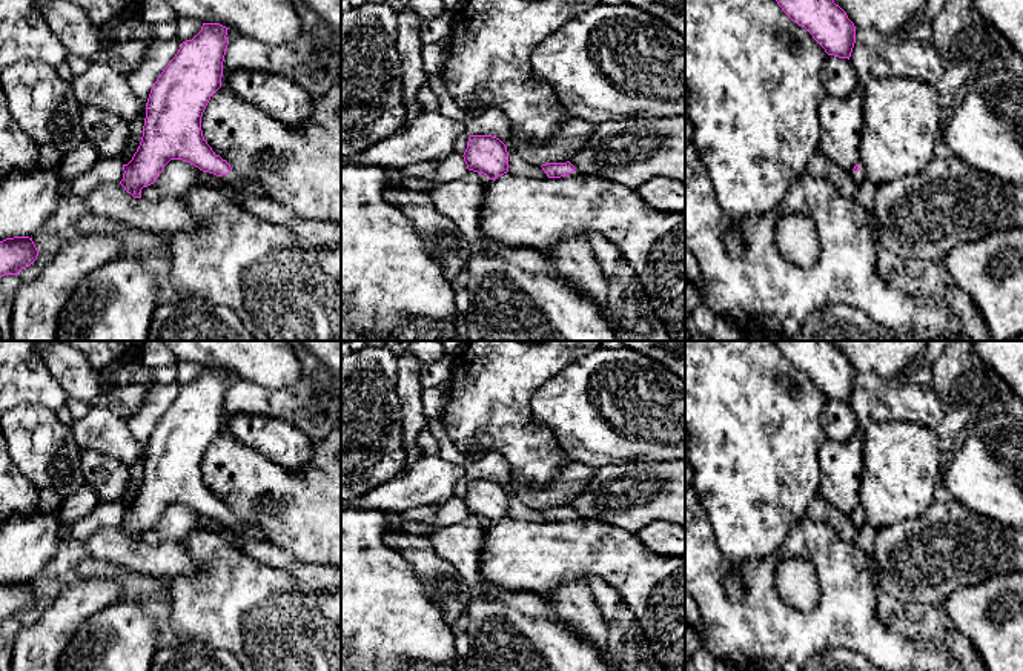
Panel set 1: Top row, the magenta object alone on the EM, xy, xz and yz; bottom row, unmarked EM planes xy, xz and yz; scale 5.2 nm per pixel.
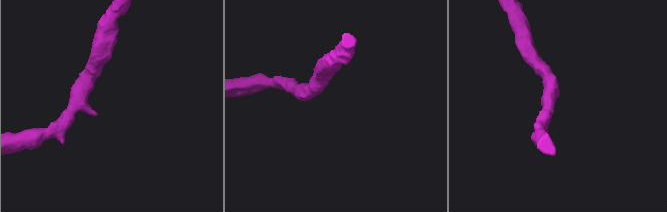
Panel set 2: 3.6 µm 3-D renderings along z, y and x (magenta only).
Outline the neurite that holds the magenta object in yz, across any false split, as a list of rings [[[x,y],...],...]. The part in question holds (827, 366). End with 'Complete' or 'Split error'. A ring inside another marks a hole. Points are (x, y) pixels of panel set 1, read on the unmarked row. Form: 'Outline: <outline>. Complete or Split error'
Outline: [[[774,341],[774,344],[828,399],[849,404],[856,370],[831,341]]]. Complete

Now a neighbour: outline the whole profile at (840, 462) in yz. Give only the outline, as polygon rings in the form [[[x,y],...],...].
[[[862,435],[845,442],[825,439],[819,451],[822,481],[817,493],[845,514],[852,514],[860,502]]]

